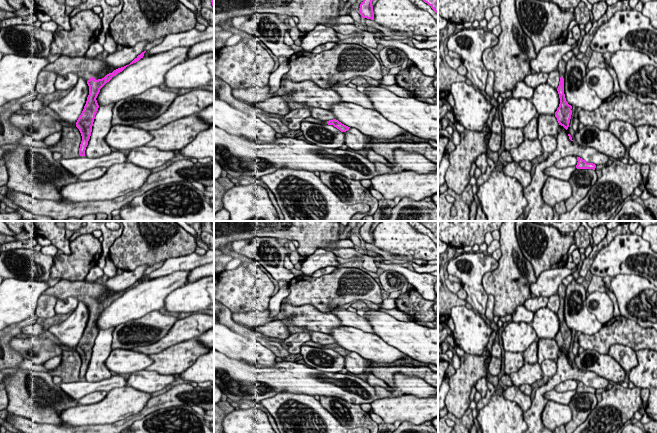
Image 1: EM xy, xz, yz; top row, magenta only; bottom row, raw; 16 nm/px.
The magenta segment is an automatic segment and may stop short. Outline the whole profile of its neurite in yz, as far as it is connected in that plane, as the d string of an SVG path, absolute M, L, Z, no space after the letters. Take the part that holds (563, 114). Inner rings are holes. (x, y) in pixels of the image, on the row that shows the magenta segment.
M561 59L558 64L560 82L557 88L559 98L560 98L560 104L559 104L559 107L557 108L557 111L555 112L555 117L557 118L559 125L563 126L567 130L569 127L569 123L572 115L572 110L571 110L572 106L568 104L564 94L565 69L566 69L566 62L563 59Z

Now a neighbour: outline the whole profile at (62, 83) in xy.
M68 73L67 75L59 75L55 81L55 89L57 91L64 91L73 88L78 82L79 76L75 73Z

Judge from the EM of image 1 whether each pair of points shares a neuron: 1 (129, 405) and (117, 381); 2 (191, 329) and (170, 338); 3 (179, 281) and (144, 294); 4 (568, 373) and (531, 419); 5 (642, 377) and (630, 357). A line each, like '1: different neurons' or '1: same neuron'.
1: different neurons
2: same neuron
3: same neuron
4: same neuron
5: different neurons

